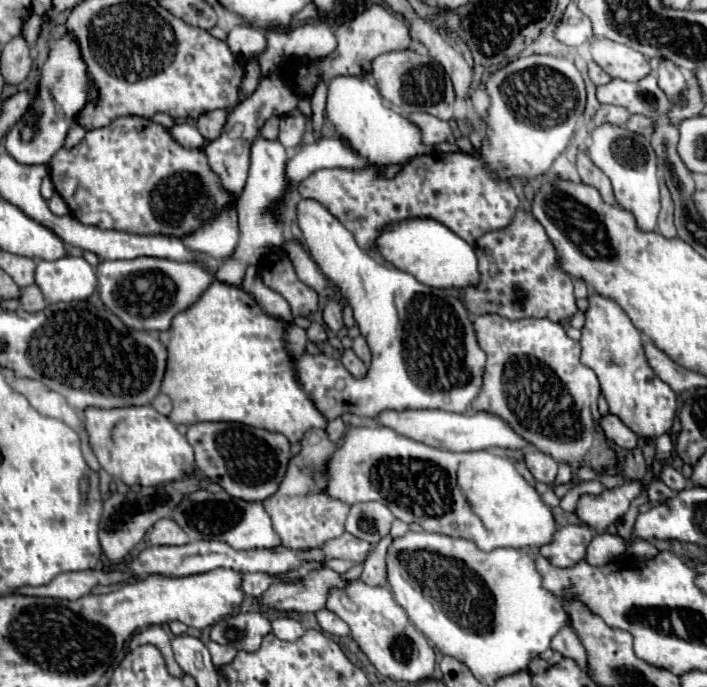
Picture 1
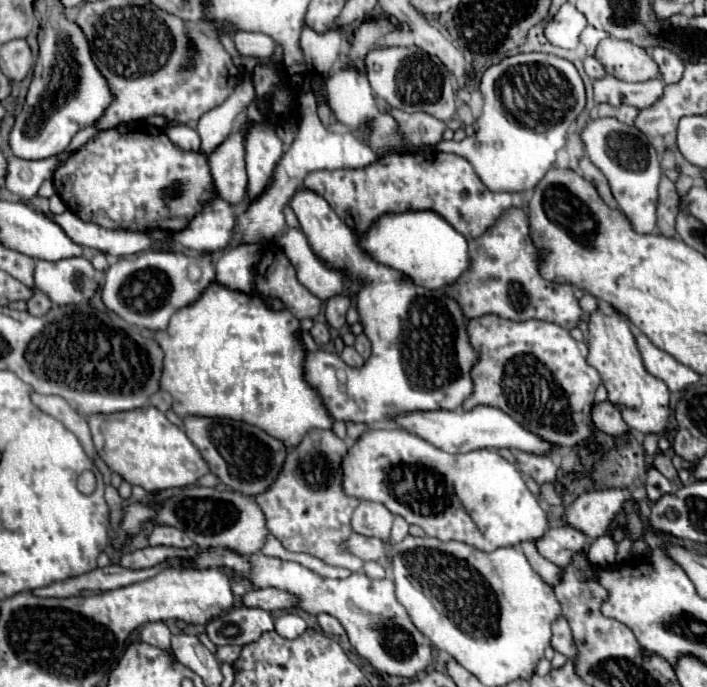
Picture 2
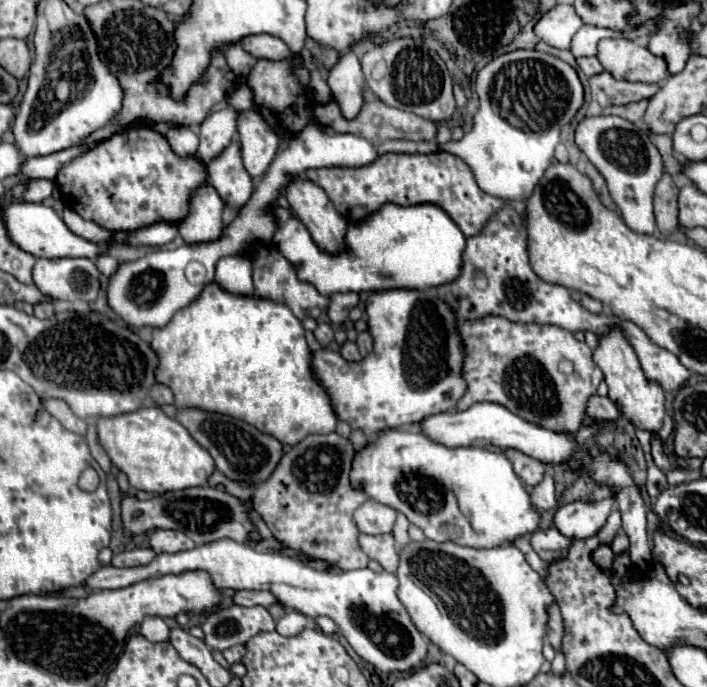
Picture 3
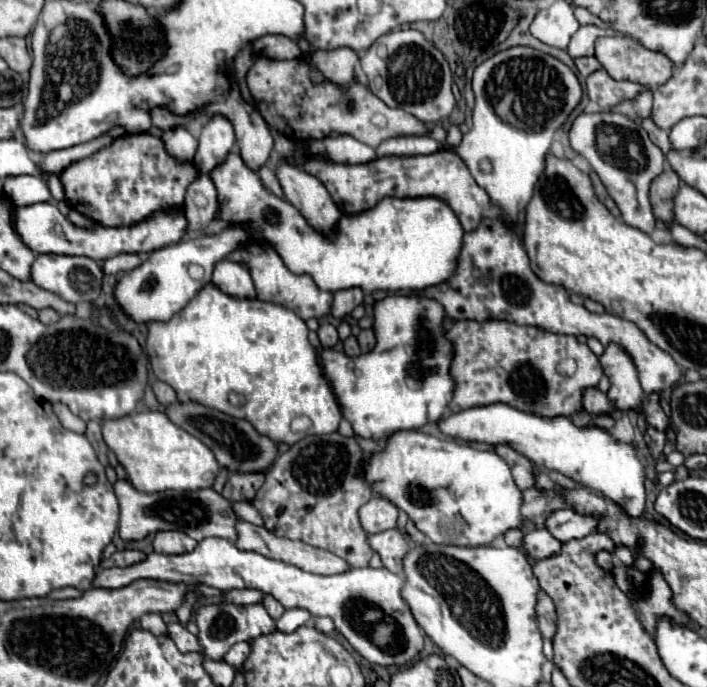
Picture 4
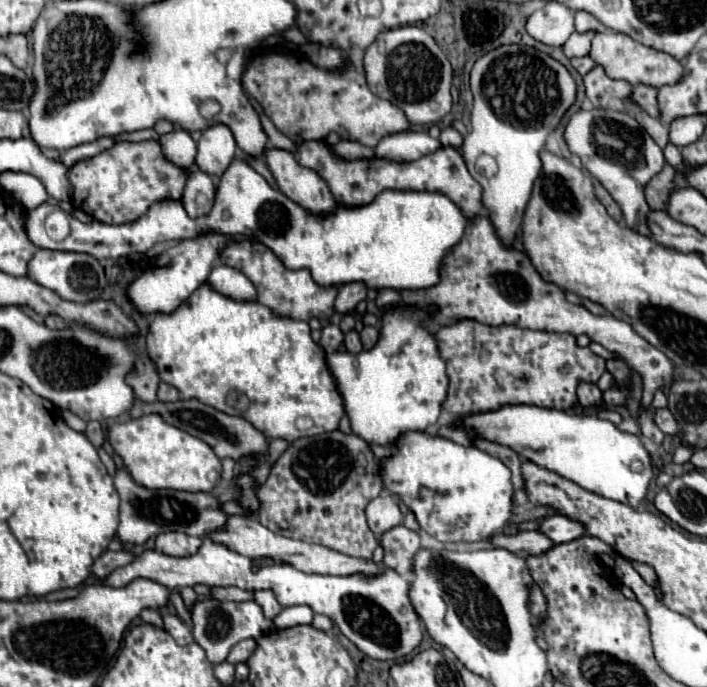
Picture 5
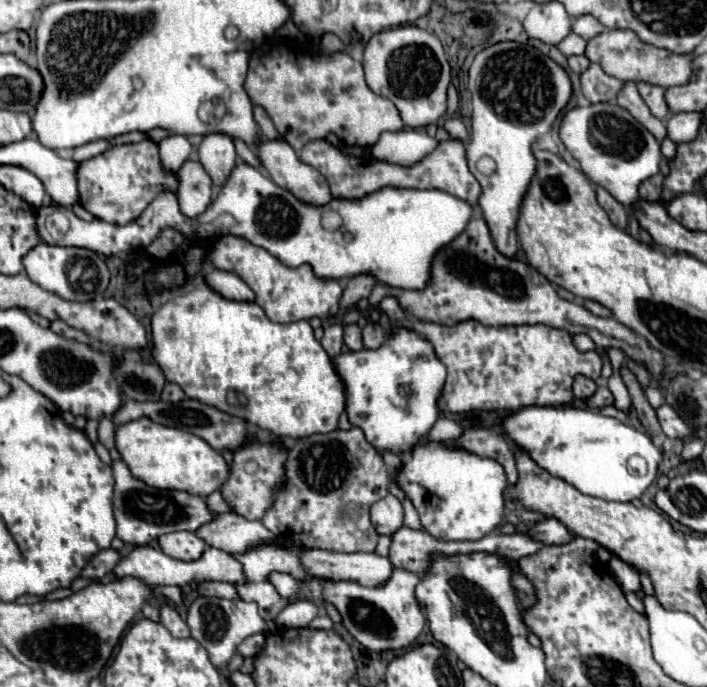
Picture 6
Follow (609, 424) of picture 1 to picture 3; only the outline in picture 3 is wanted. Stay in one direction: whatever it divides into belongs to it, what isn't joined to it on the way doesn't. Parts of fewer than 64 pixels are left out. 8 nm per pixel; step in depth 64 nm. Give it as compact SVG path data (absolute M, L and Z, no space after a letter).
M598 394L590 396L586 414L592 420L600 420L600 422L614 422L614 420L618 420L618 408L616 408L616 404L610 398L598 396Z

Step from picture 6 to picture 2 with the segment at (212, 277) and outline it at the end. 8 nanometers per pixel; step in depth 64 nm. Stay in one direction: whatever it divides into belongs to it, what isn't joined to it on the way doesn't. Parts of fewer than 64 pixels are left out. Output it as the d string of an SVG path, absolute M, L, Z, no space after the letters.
M238 244L236 248L228 248L220 260L216 262L216 280L218 284L226 284L226 288L234 288L238 292L252 292L254 284L254 266L258 262L262 244Z

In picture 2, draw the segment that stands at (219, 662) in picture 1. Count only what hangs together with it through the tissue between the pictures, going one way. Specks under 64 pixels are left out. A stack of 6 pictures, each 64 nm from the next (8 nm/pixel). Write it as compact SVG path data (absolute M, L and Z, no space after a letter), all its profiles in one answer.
M222 646L222 648L218 648L218 652L216 652L216 658L220 660L220 662L230 662L230 664L234 664L238 658L240 658L240 646Z

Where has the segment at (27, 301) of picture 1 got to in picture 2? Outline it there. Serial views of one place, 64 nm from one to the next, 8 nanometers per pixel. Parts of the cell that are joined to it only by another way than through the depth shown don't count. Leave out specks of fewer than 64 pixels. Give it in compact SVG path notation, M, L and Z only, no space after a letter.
M36 290L34 298L28 300L28 312L34 316L44 316L50 310L50 306L52 306L50 298L46 294L42 294L40 290Z

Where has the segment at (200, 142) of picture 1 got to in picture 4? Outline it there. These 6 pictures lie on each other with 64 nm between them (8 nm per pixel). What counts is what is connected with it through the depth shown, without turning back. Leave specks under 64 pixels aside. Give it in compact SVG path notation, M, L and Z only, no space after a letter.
M182 126L178 128L172 128L168 132L162 134L162 142L164 142L164 148L166 152L178 160L178 162L192 162L194 160L194 154L196 154L196 148L198 148L198 140Z

